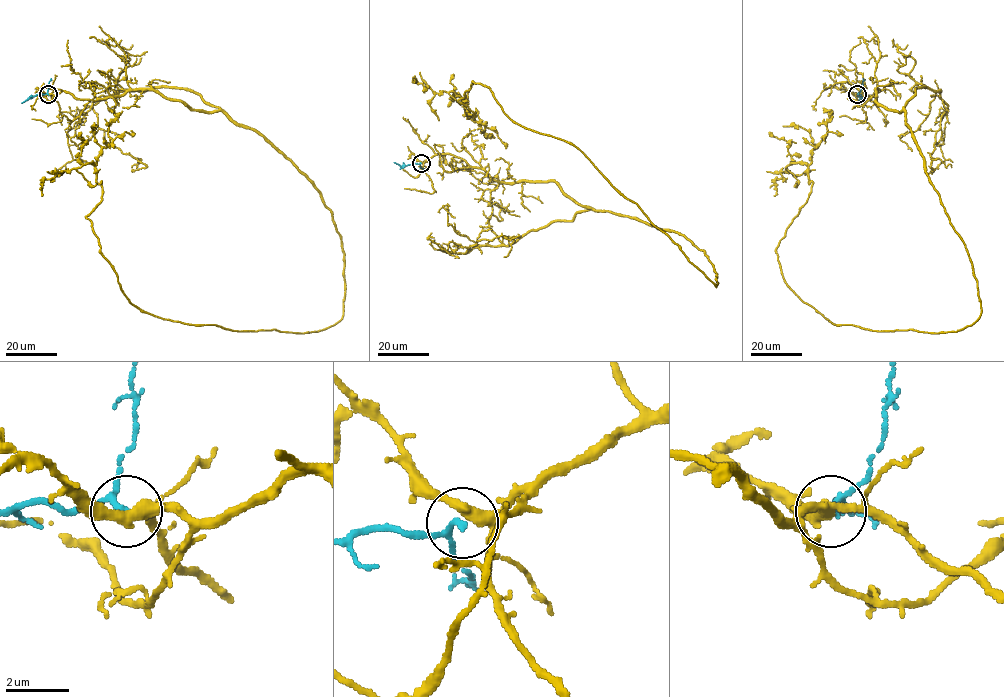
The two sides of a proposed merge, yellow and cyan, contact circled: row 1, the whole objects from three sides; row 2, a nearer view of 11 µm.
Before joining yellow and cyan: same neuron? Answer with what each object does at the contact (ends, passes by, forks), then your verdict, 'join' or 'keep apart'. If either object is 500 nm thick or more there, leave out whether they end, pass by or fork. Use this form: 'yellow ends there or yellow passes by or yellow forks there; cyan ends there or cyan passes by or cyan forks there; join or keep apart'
yellow forks there; cyan passes by; join

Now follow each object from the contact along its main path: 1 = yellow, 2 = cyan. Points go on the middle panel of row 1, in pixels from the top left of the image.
1: (420, 162), (554, 181), (682, 234), (717, 283), (486, 86), (458, 101), (474, 118), (414, 79)
2: (420, 163), (401, 166), (394, 162)

